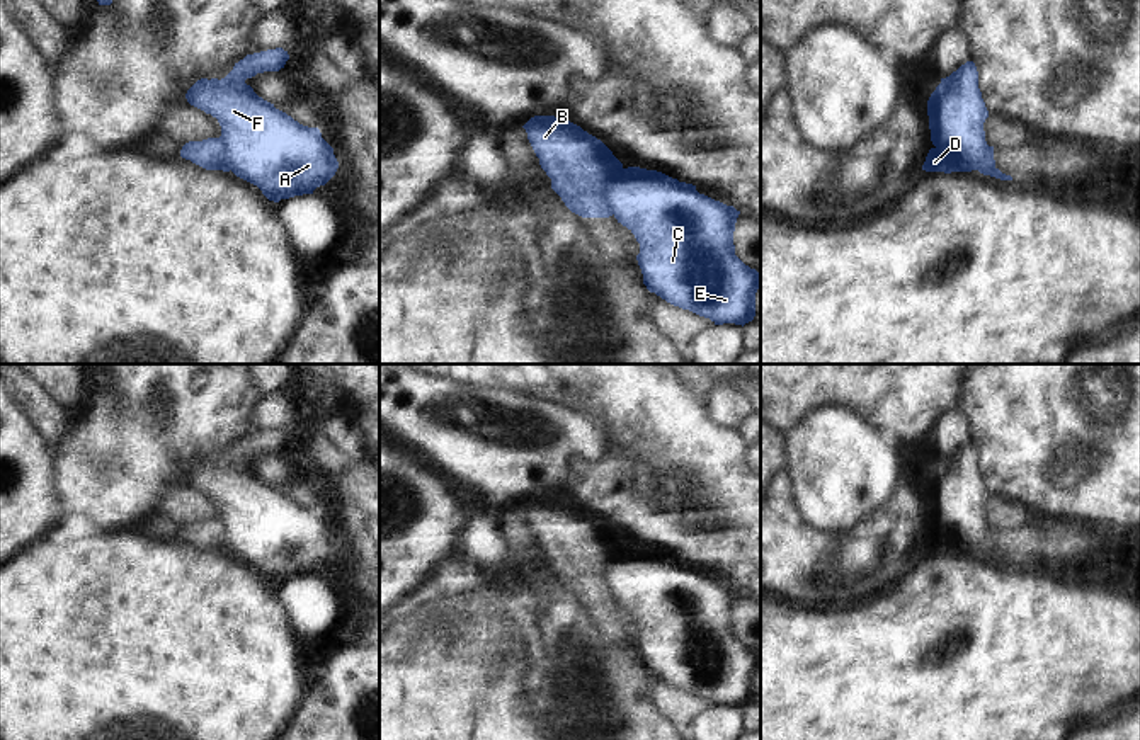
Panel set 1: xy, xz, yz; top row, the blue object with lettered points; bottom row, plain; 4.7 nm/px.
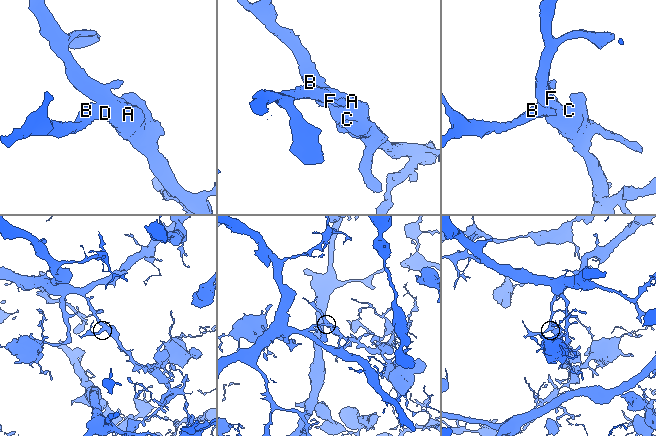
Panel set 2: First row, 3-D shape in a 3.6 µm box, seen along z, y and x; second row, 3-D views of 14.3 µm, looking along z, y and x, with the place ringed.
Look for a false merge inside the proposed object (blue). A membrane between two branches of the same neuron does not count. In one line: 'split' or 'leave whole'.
split

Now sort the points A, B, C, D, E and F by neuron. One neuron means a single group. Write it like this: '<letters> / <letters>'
A C E F / B D

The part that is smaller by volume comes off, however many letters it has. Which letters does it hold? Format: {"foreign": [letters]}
{"foreign": ["B", "D"]}

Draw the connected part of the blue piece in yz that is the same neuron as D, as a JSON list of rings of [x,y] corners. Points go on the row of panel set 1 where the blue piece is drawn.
[[[931,148],[926,162],[922,165],[926,172],[972,172],[973,163],[970,157],[963,155],[960,150],[949,148]]]

